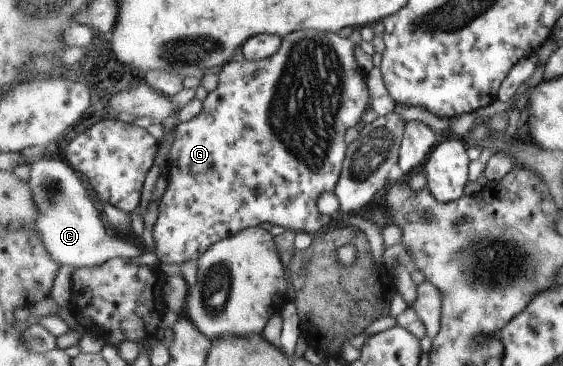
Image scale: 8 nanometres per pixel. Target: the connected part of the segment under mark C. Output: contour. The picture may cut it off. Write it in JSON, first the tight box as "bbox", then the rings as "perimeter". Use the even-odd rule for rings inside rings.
{"bbox":[29,158,146,276],"perimeter":[[[43,158],[30,163],[32,175],[29,186],[33,190],[33,200],[36,201],[39,218],[35,222],[35,229],[43,241],[51,262],[59,268],[71,266],[74,276],[80,272],[93,272],[104,264],[111,263],[117,257],[137,259],[146,254],[142,240],[135,240],[129,236],[107,236],[106,220],[101,218],[99,204],[95,201],[91,190],[85,183],[83,176],[65,160],[51,160]]]}

